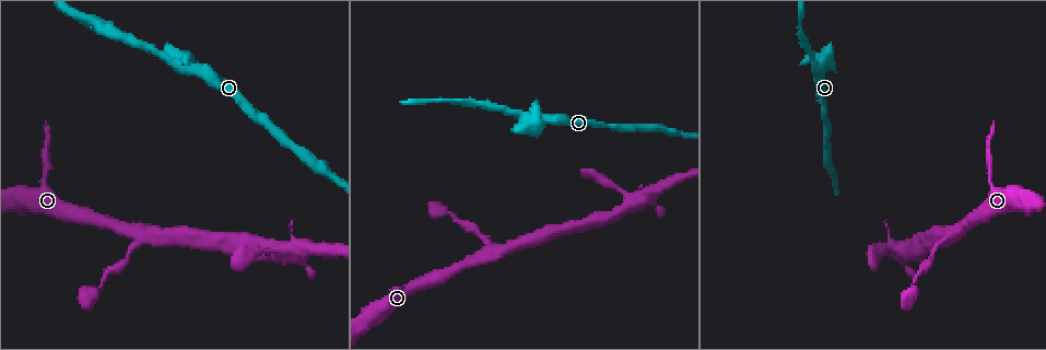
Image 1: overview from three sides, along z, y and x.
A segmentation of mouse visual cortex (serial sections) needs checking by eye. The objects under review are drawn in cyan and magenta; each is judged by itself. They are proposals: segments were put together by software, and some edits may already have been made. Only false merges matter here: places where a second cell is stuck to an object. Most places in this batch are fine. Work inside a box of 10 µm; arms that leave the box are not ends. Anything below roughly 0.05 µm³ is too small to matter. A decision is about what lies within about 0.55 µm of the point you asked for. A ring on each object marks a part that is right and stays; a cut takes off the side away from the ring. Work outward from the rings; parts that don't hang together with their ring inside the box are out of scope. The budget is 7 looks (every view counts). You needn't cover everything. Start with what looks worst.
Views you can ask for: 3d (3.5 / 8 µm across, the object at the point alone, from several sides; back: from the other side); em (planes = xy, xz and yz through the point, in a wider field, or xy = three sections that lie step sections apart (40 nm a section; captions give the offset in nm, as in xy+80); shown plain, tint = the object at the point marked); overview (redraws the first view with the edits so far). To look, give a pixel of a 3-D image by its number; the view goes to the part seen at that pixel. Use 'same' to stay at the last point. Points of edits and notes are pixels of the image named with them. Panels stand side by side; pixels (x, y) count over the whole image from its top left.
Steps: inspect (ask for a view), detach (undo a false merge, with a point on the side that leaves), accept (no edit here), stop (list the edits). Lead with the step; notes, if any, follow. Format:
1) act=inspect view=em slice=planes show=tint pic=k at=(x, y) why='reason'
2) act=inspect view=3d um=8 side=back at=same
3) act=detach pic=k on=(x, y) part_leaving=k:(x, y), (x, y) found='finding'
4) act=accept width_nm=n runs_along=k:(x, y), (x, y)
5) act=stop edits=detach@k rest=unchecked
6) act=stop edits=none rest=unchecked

act=inspect view=3d um=8 pic=1 at=(186, 67) why='branch point'

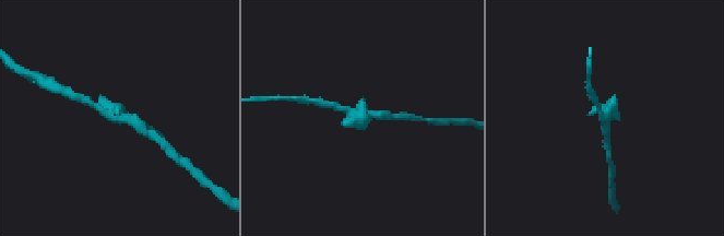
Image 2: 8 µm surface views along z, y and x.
act=inspect view=3d um=3.5 at=same why='closer look'

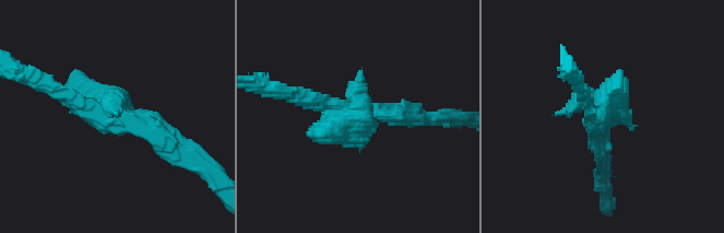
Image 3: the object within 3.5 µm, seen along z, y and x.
act=detach pic=3 on=(320, 135) found='a second cell is stuck on'

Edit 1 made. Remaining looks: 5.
act=inspect view=overview why='see it whole again'

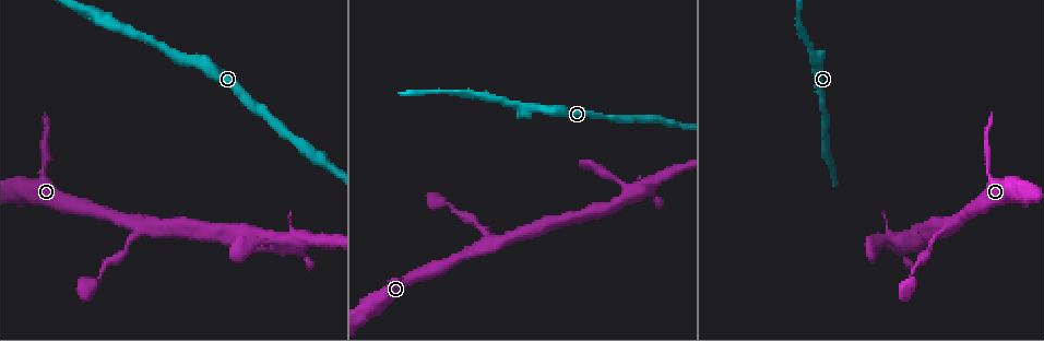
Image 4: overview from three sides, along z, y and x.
act=inspect view=3d um=8 pic=4 at=(493, 244) why='a narrow waist'

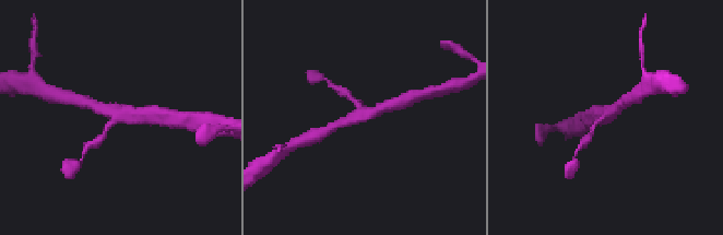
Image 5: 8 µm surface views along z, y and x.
act=inspect view=em slice=xy step=3 show=tint at=same why='shape alone is not enough'

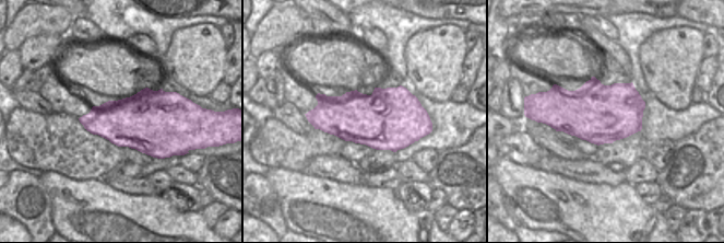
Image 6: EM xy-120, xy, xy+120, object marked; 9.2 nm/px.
act=accept runs_along=5:(336, 125), (395, 104) found='one cell here'

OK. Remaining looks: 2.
act=inspect view=3d um=3.5 pic=4 at=(102, 272) why='narrows sharply'

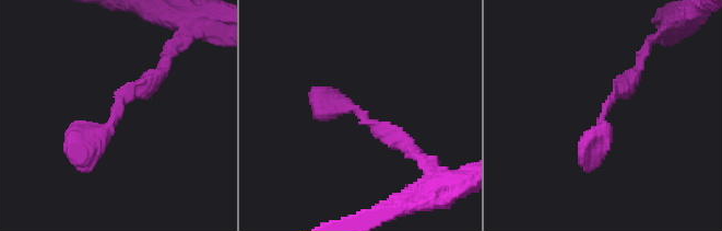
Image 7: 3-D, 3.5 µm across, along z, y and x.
act=inspect view=em slice=planes show=tint pic=7 at=(601, 118) arm_widths_nm=250,350 why='now the EM'

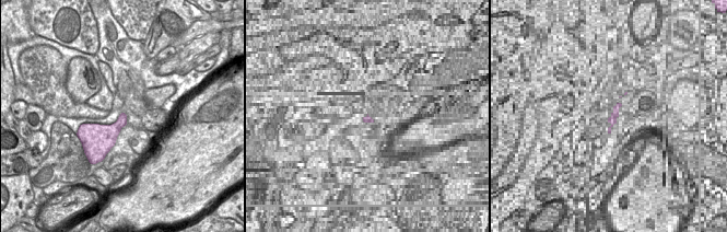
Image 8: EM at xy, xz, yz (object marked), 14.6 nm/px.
act=accept runs_along=7:(162, 69), (85, 147), (89, 170) found='all the same cell'

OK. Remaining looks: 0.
act=stop edits=detach@3 rest=unchecked

